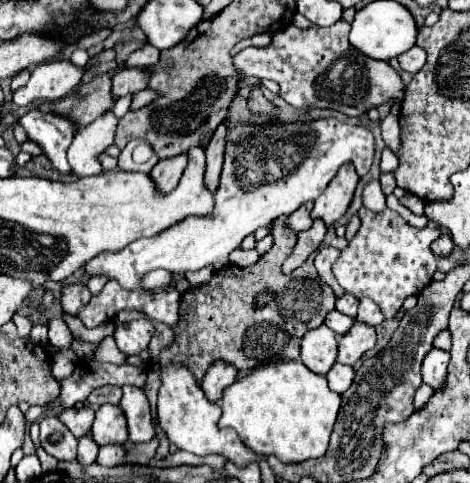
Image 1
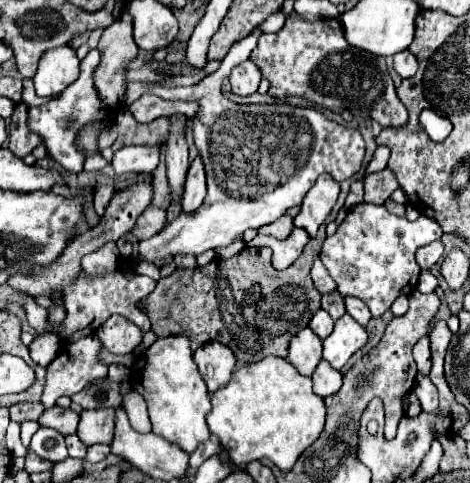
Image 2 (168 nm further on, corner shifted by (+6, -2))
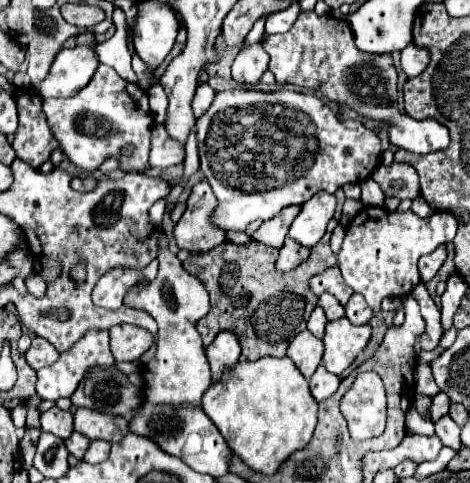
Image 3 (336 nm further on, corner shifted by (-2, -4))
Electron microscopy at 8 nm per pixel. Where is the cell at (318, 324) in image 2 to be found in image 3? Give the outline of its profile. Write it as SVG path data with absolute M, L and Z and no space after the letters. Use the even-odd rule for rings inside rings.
M316 307L316 309L312 311L310 319L308 319L308 331L310 331L314 337L322 339L322 337L324 337L324 325L326 325L324 311L322 311L320 307Z

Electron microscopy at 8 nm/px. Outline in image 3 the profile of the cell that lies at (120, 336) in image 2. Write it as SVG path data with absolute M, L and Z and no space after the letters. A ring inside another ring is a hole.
M116 325L110 329L110 351L116 361L138 361L154 343L154 335L134 325Z

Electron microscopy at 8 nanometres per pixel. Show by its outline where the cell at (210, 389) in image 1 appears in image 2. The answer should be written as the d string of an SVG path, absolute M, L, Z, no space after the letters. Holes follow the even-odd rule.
M208 343L208 347L200 347L194 353L194 361L202 379L208 385L208 393L214 393L216 389L228 385L232 369L236 365L232 351L228 351L228 347L220 343Z

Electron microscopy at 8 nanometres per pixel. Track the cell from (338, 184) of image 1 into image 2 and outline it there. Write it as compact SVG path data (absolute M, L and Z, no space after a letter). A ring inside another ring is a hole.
M320 175L314 187L306 193L300 213L294 217L296 227L304 227L310 237L316 237L318 227L326 221L332 207L336 205L340 193L340 183L332 175Z

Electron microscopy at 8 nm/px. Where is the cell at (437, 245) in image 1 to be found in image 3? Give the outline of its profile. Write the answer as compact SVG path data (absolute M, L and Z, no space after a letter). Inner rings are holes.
M440 245L440 247L436 247L436 251L432 251L432 253L424 255L424 257L420 257L420 261L418 261L420 279L422 279L424 283L430 281L430 279L436 275L436 271L442 267L444 261L446 261L446 247L444 247L444 245Z

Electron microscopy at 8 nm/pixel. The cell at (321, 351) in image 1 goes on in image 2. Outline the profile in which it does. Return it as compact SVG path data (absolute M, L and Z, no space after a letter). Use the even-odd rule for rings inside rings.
M302 329L290 341L288 361L306 377L310 377L316 365L322 361L322 339L310 329Z

